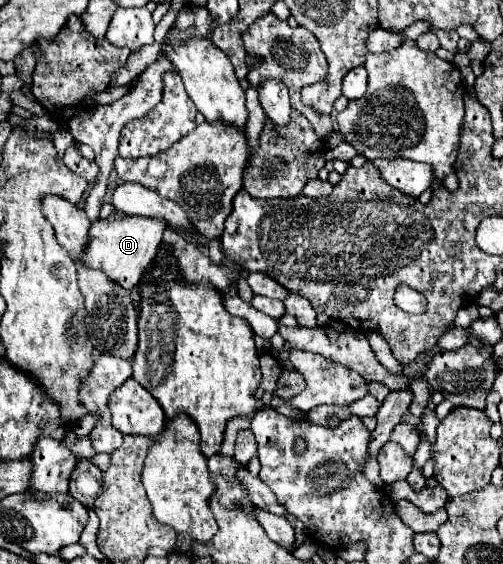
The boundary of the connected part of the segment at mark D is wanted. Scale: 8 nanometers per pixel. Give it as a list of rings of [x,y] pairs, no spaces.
[[[116,216],[112,220],[96,220],[90,228],[90,242],[84,250],[84,264],[90,268],[104,270],[110,280],[116,280],[122,288],[132,290],[142,272],[148,268],[158,252],[166,220],[146,216]]]

